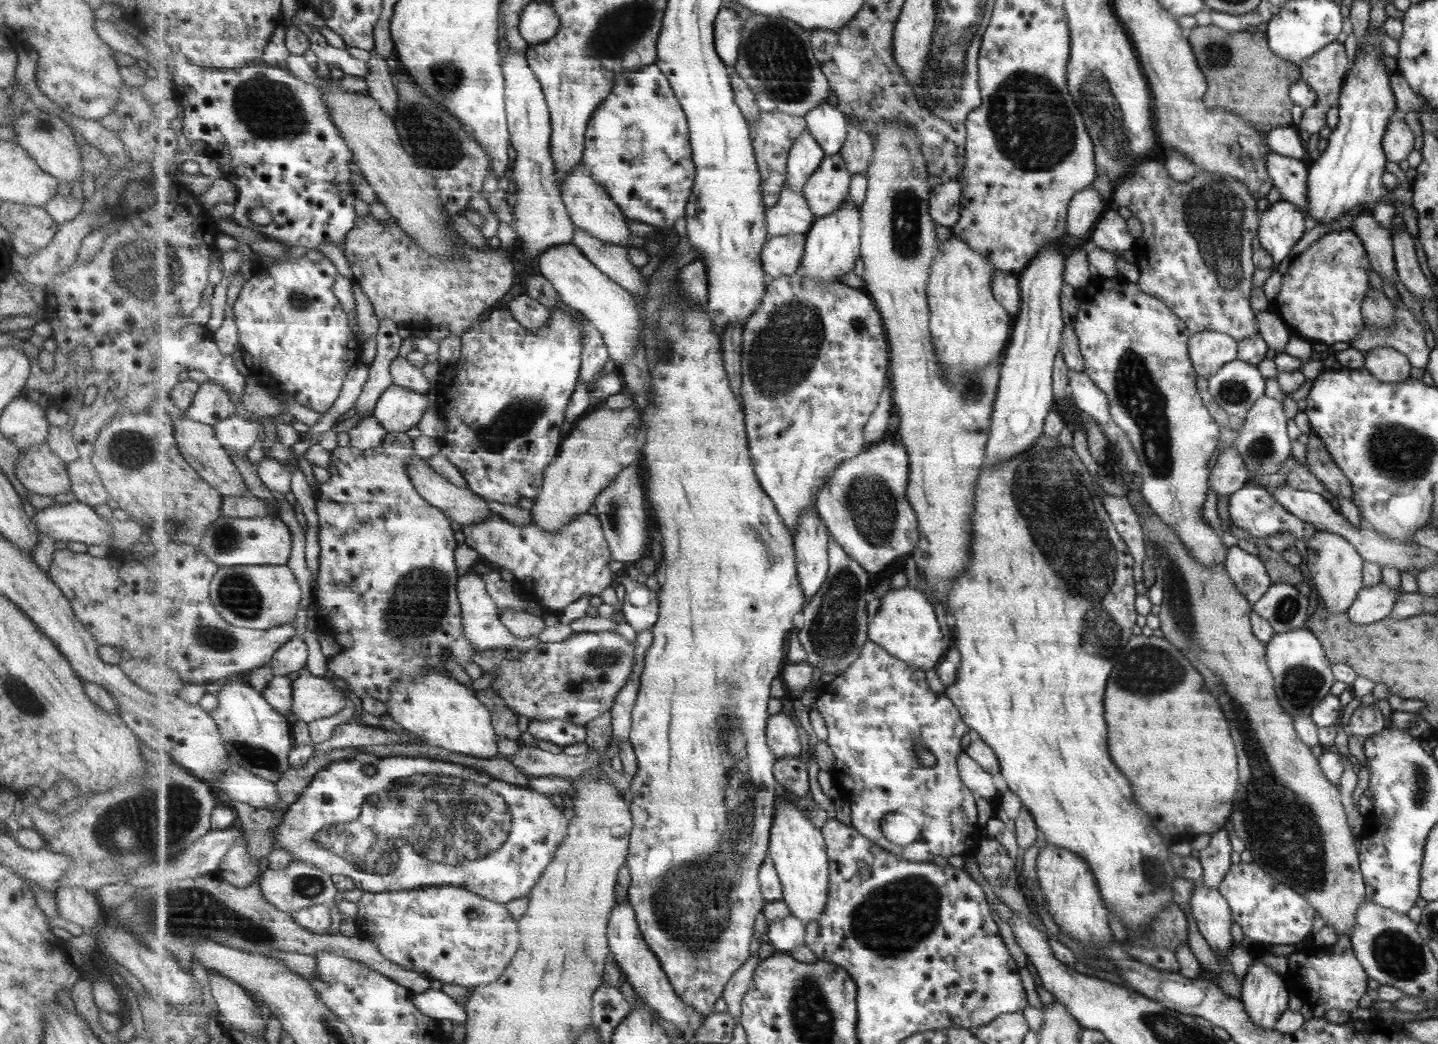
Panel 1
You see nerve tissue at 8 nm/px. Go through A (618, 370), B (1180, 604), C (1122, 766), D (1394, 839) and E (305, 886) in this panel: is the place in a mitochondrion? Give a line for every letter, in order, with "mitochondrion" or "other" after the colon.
A: other
B: mitochondrion
C: other
D: other
E: mitochondrion

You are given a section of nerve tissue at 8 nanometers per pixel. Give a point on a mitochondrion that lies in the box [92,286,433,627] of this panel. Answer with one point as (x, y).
(129, 448)

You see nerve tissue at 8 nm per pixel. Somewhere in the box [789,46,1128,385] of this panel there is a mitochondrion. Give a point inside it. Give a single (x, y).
(1032, 127)

